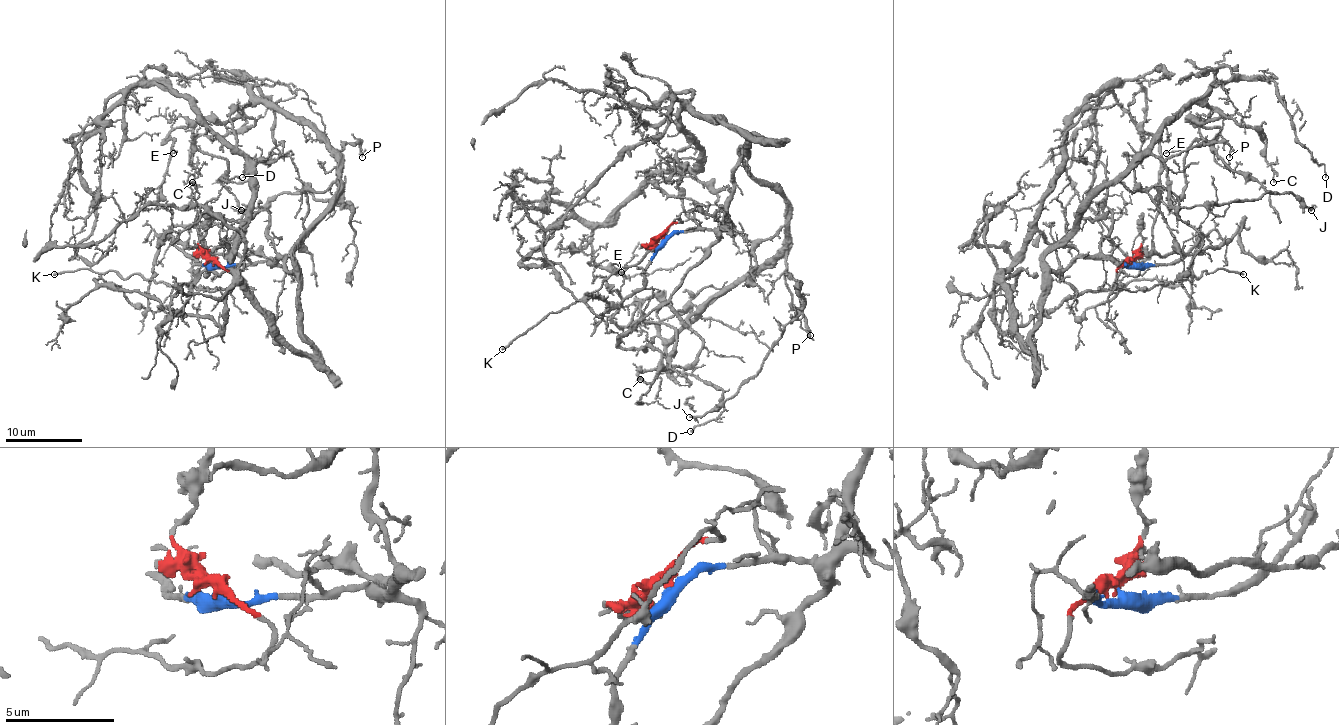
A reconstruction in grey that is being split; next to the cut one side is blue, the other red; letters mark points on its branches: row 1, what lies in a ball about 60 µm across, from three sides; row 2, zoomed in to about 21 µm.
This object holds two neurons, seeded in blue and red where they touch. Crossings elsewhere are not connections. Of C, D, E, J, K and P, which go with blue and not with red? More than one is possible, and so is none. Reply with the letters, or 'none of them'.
C, D, E, J, P

